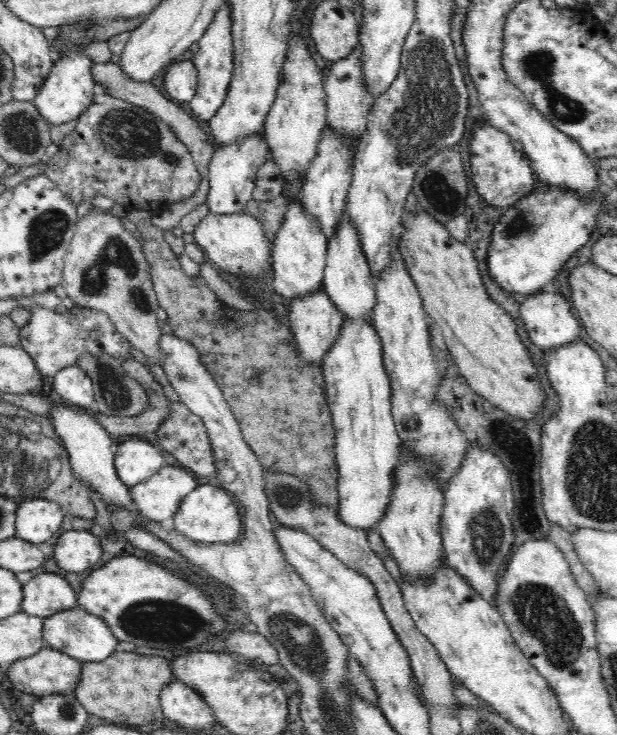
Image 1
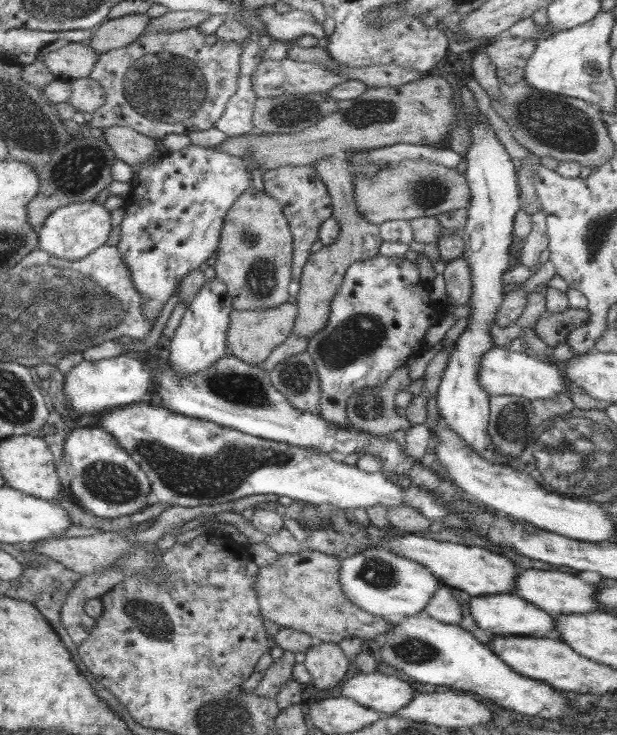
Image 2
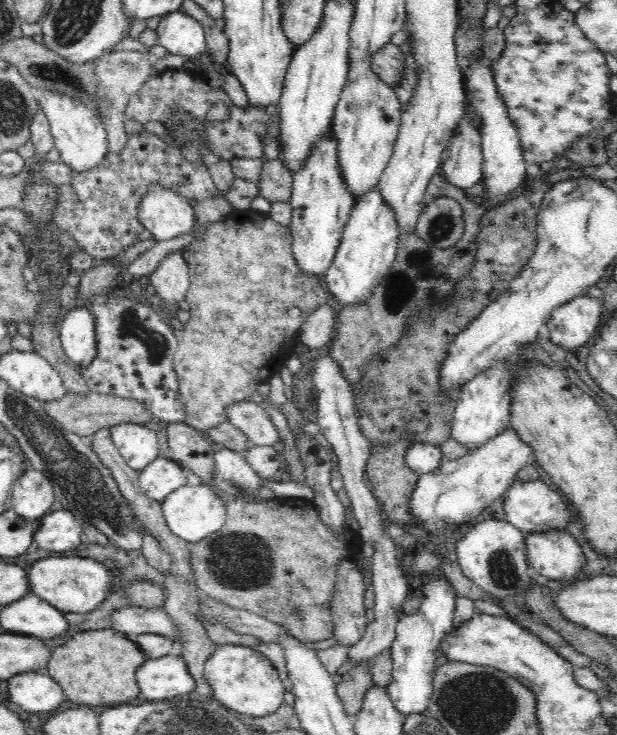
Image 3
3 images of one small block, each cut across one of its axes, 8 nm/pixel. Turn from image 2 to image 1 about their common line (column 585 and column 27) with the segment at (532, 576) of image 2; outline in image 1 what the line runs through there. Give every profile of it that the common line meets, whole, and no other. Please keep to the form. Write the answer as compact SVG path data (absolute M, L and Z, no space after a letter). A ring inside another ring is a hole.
M44 572L31 578L23 585L23 601L21 608L24 612L40 618L52 616L56 611L68 610L76 607L76 582L68 584L62 576Z

